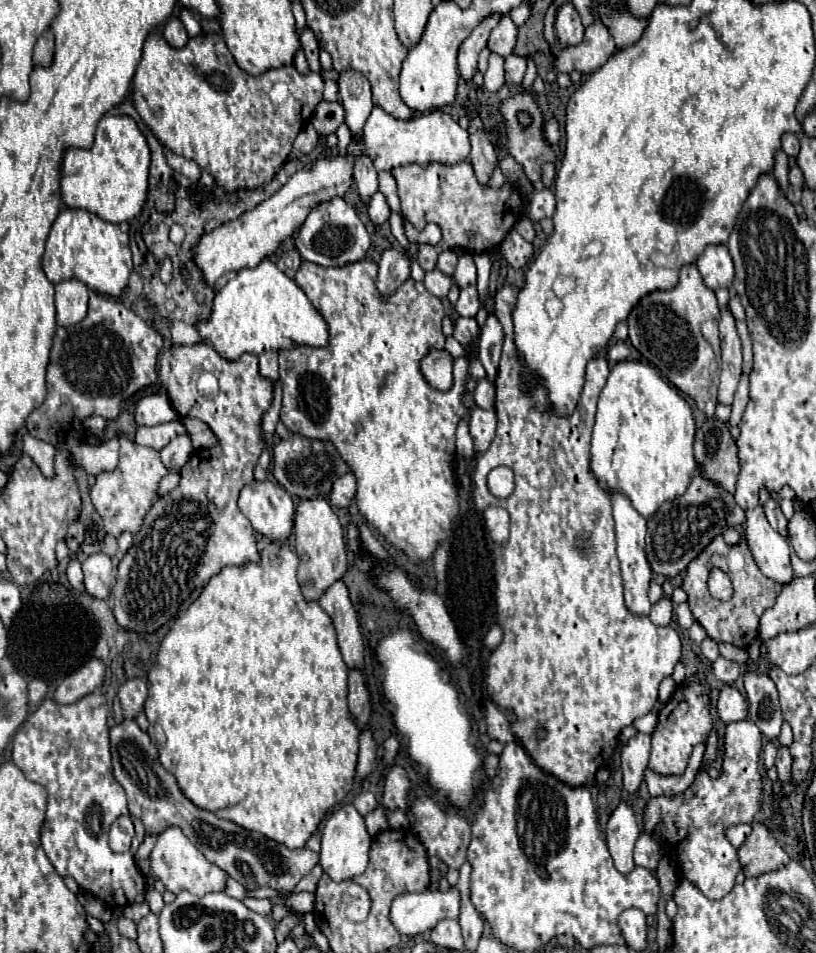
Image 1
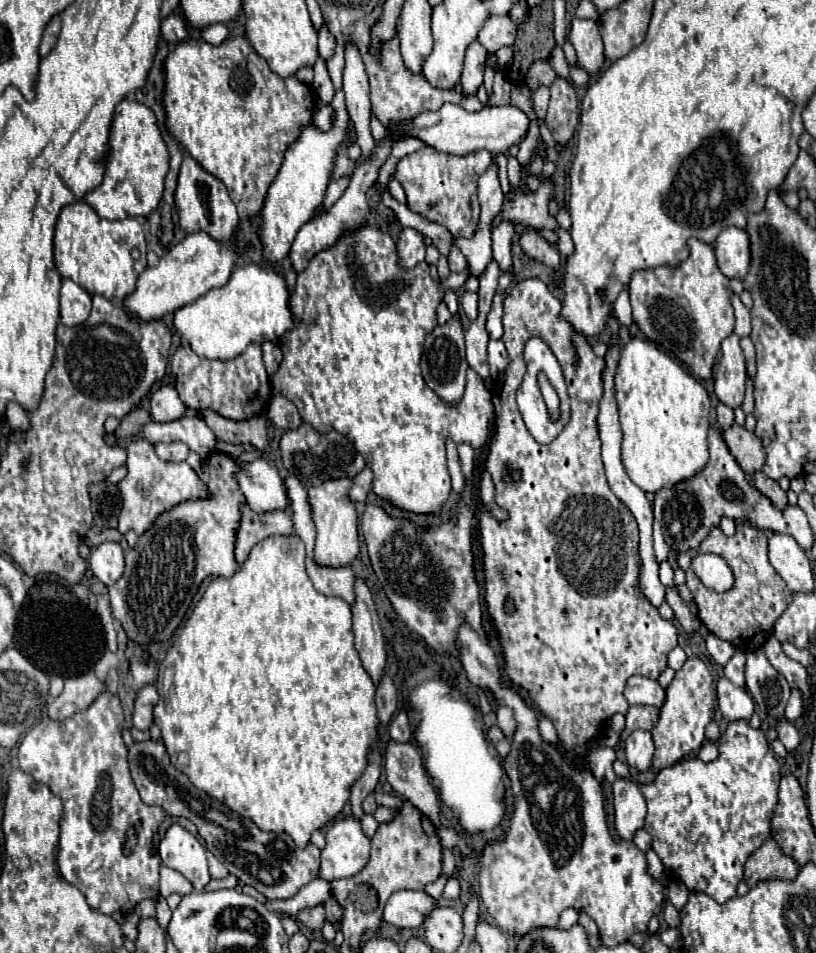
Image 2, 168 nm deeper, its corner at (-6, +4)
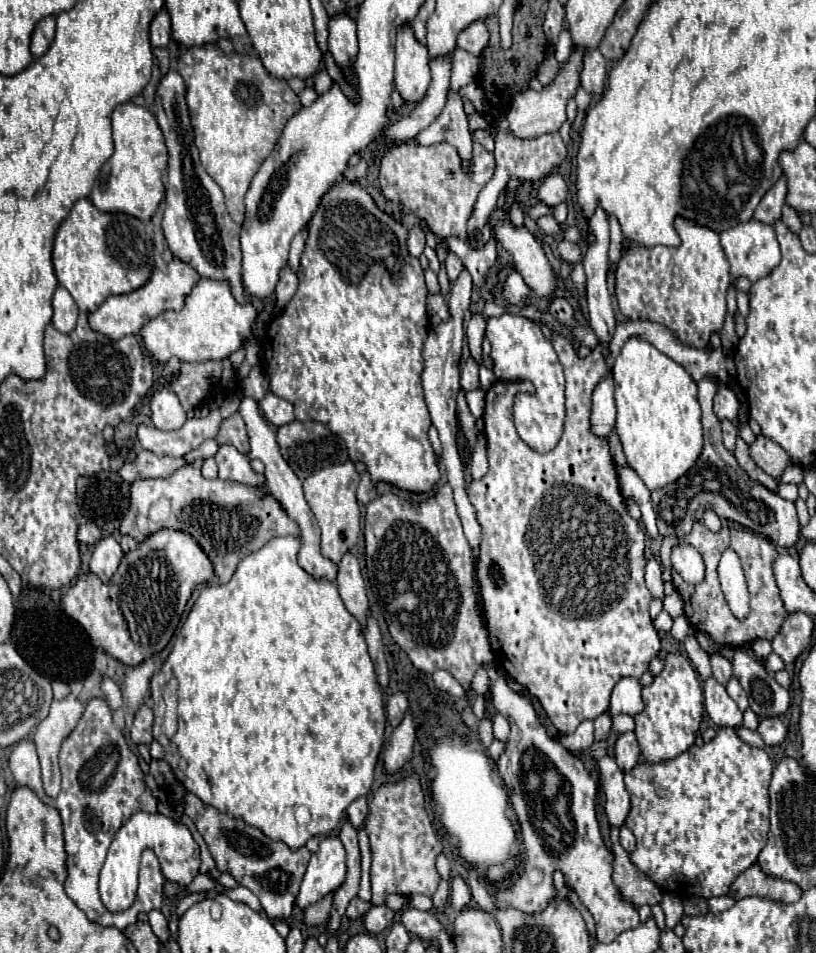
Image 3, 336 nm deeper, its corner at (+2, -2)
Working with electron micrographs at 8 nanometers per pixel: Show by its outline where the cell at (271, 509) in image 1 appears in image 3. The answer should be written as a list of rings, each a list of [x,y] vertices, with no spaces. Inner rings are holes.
[[[220,445],[214,459],[218,463],[220,479],[232,479],[232,481],[238,481],[244,485],[266,485],[264,475],[254,473],[248,457],[238,453],[234,445]]]

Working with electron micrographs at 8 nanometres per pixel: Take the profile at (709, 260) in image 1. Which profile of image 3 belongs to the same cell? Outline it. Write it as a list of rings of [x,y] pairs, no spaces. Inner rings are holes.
[[[754,219],[746,221],[746,223],[738,223],[736,227],[732,227],[728,231],[722,231],[720,239],[722,239],[722,247],[726,251],[726,257],[730,261],[732,277],[748,277],[750,281],[758,281],[760,277],[766,277],[772,269],[776,269],[782,259],[774,227],[762,225],[760,221],[754,221]]]

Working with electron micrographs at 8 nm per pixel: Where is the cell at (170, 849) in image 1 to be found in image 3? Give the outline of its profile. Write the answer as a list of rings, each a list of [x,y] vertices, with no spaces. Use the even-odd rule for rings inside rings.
[[[134,813],[134,817],[130,817],[130,821],[116,833],[100,873],[100,897],[108,911],[120,913],[134,903],[138,888],[139,857],[145,848],[152,849],[162,861],[162,873],[170,883],[186,887],[198,875],[200,849],[186,825],[162,813]]]

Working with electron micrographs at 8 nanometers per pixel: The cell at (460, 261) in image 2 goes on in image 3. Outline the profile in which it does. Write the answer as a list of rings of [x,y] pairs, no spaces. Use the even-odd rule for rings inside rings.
[[[450,253],[448,259],[446,259],[446,269],[448,269],[448,279],[456,281],[458,275],[462,273],[462,269],[464,269],[464,263],[462,263],[462,259],[458,255]]]

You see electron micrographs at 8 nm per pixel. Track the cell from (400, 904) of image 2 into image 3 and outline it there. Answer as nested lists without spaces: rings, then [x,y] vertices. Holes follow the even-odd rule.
[[[374,905],[364,915],[364,927],[370,935],[378,935],[392,923],[392,919],[394,919],[394,911],[390,911],[386,905]]]

